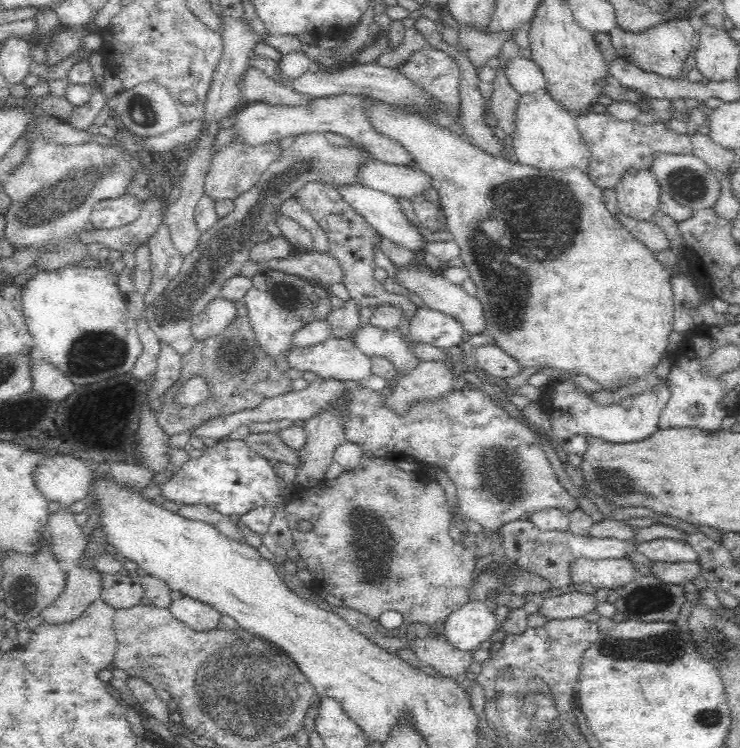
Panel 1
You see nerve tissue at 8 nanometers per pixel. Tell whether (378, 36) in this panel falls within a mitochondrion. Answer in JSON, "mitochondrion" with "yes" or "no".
{"mitochondrion":"no"}

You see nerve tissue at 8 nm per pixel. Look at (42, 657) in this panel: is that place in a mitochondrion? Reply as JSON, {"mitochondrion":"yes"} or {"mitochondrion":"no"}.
{"mitochondrion":"no"}

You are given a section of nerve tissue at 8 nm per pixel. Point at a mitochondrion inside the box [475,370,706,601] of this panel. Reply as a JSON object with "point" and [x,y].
{"point":[613,480]}

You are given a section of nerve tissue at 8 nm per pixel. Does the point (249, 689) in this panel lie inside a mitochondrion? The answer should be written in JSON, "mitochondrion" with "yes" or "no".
{"mitochondrion":"yes"}

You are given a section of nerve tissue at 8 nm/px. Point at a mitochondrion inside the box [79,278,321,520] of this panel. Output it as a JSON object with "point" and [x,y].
{"point":[288,298]}

